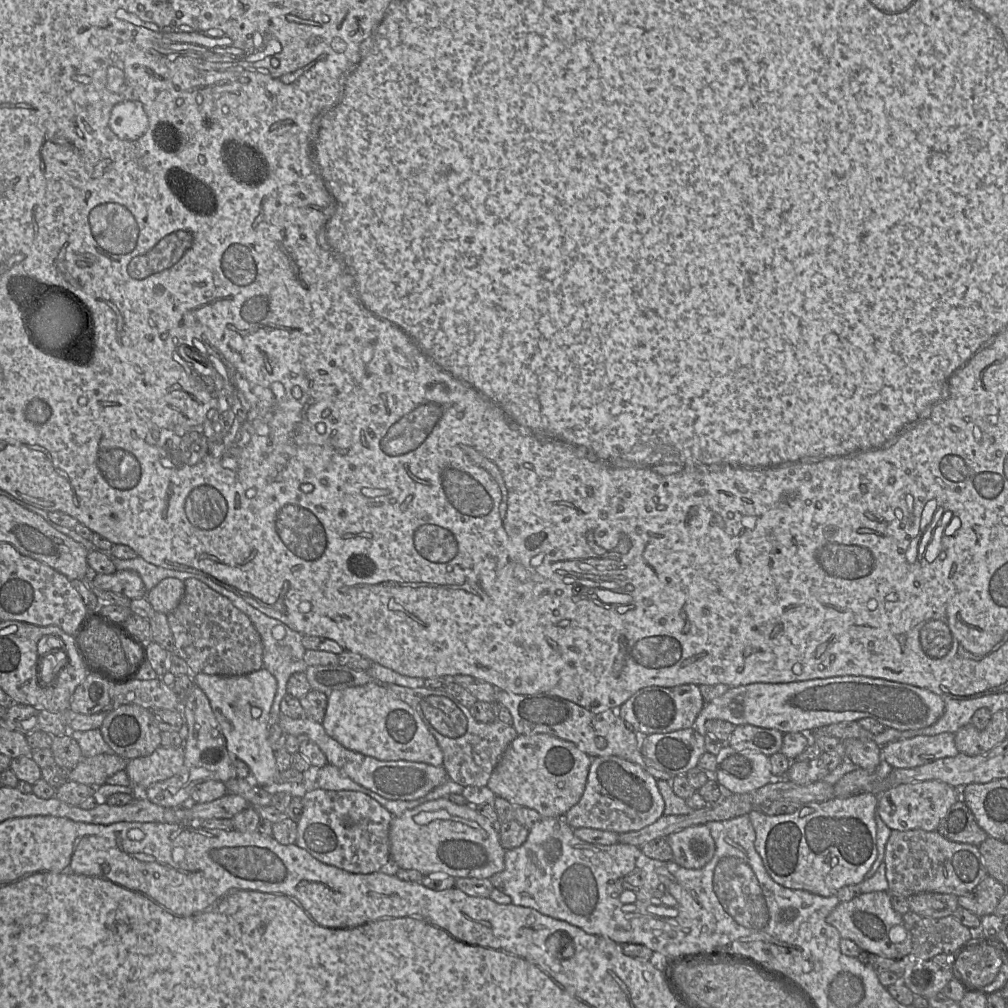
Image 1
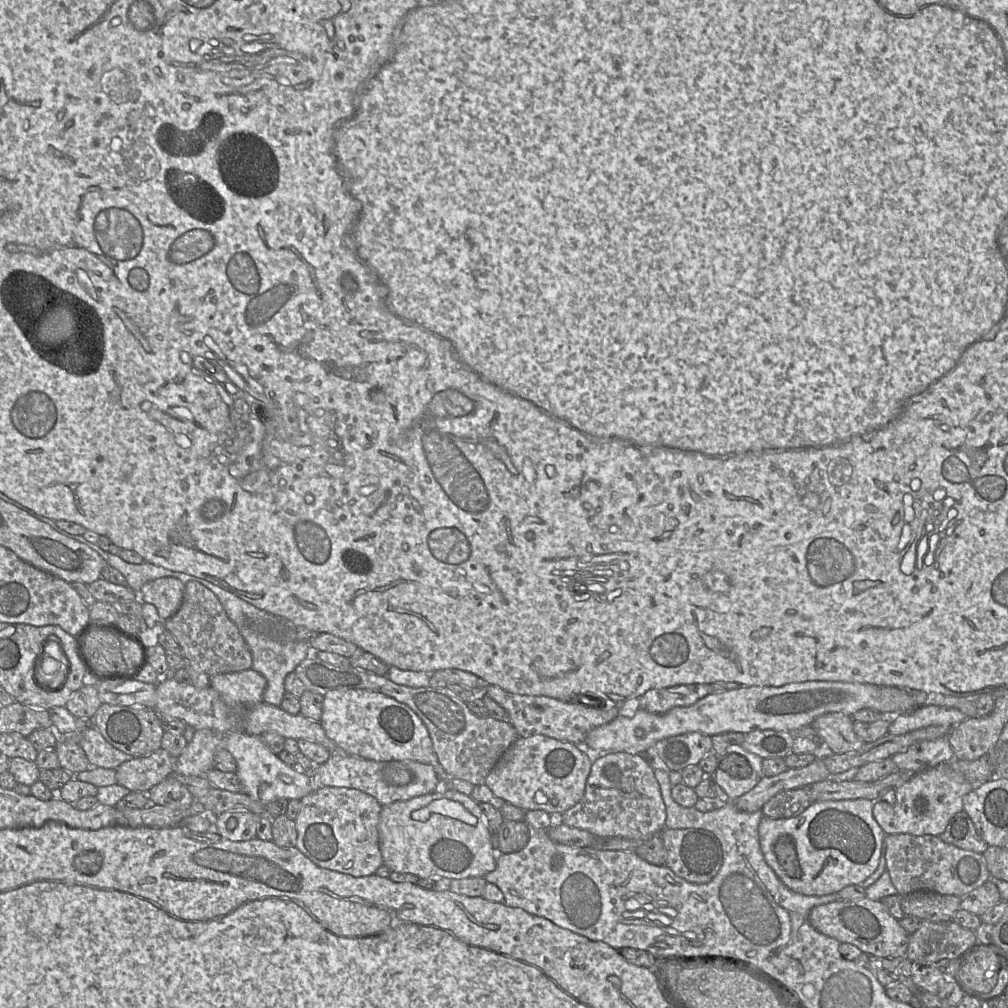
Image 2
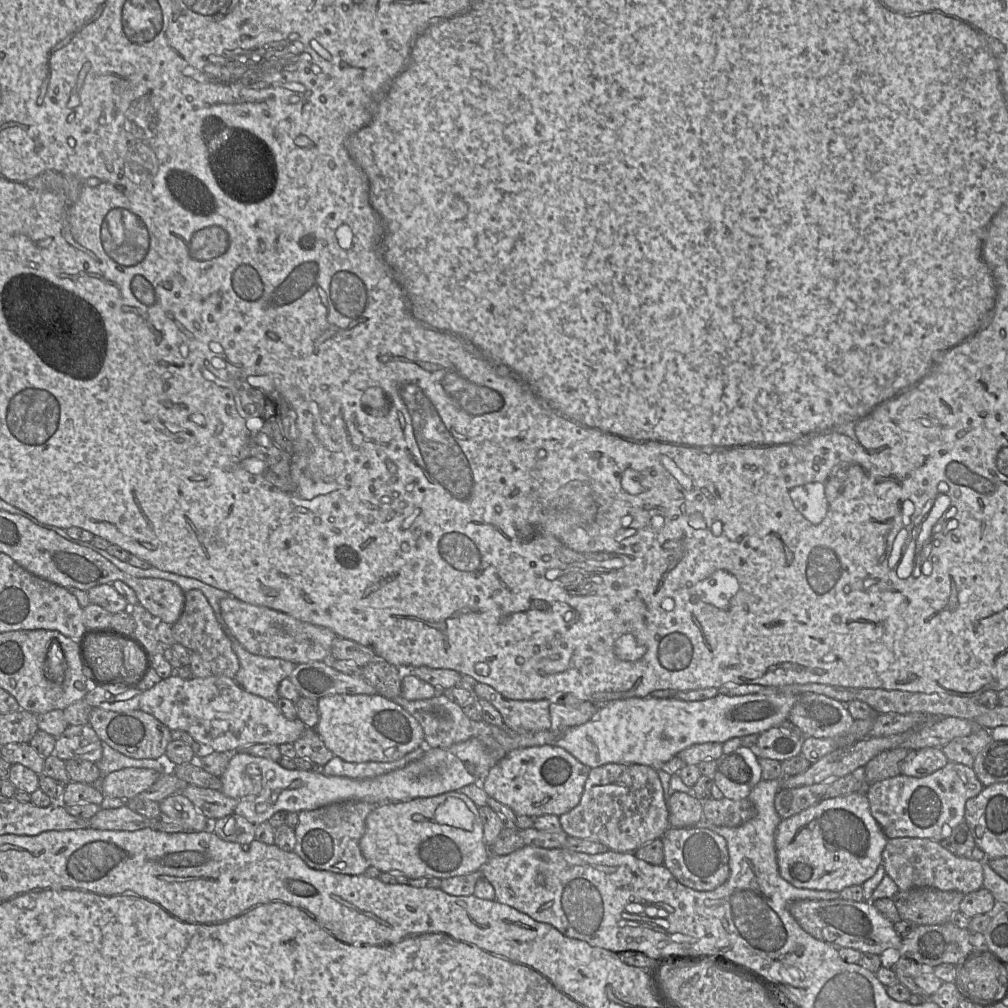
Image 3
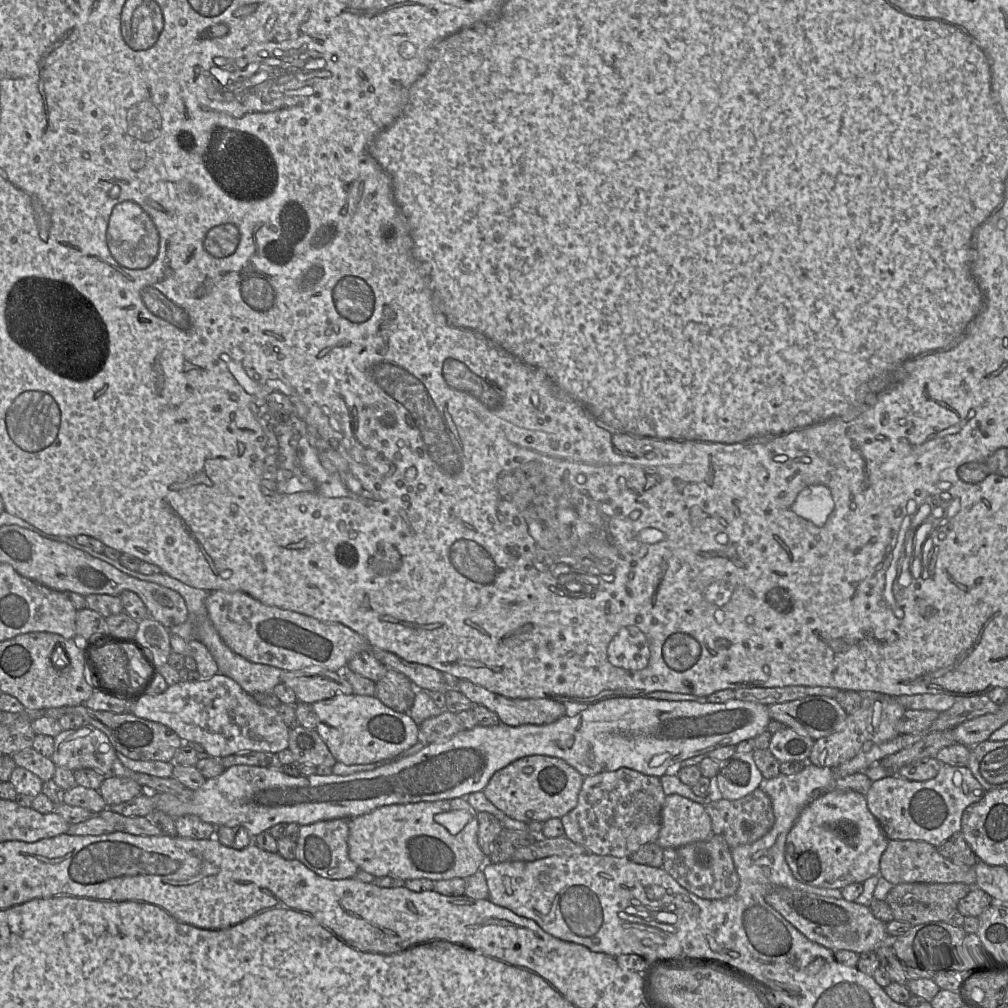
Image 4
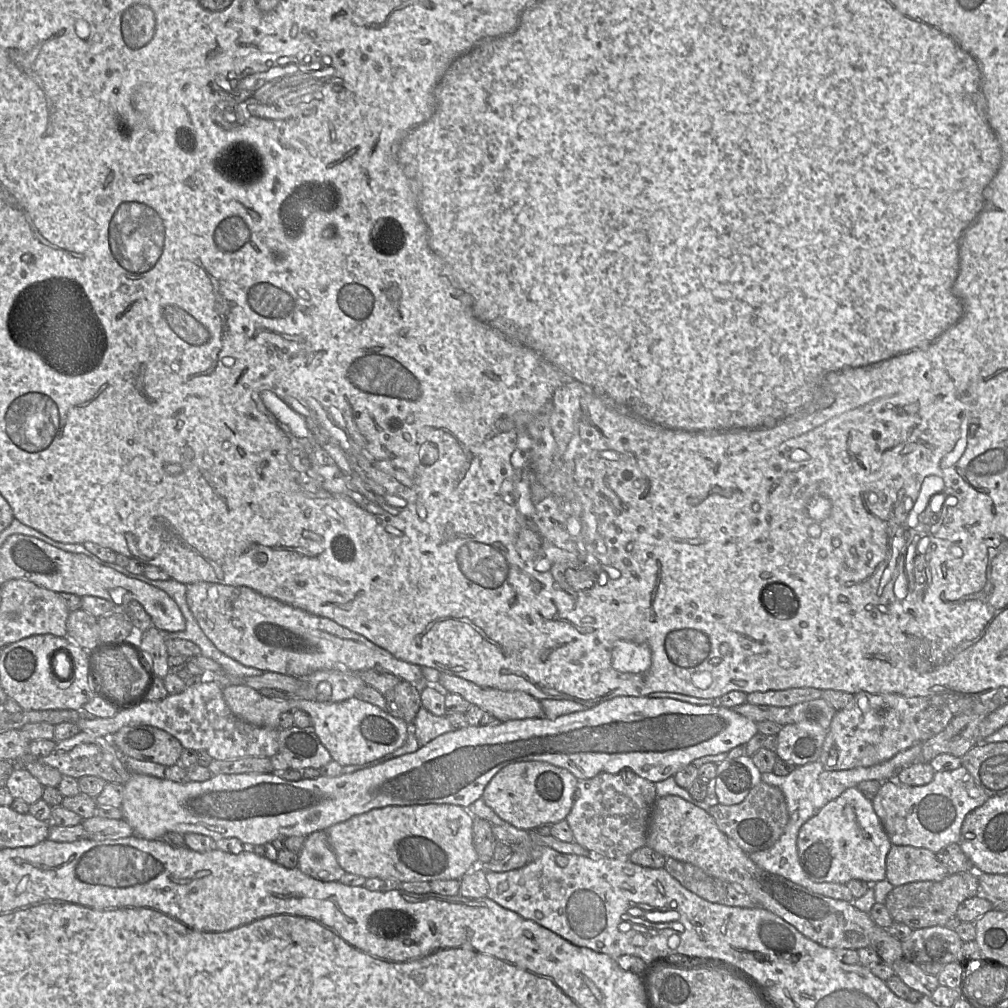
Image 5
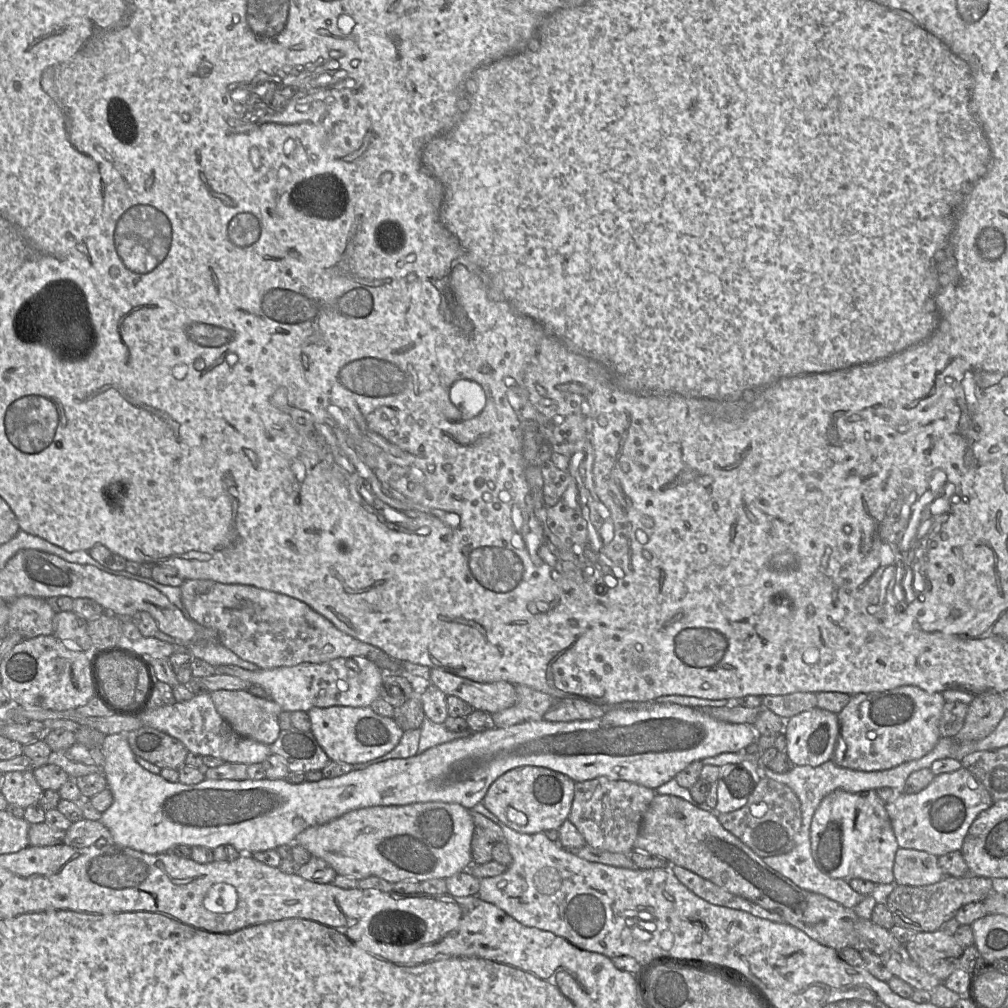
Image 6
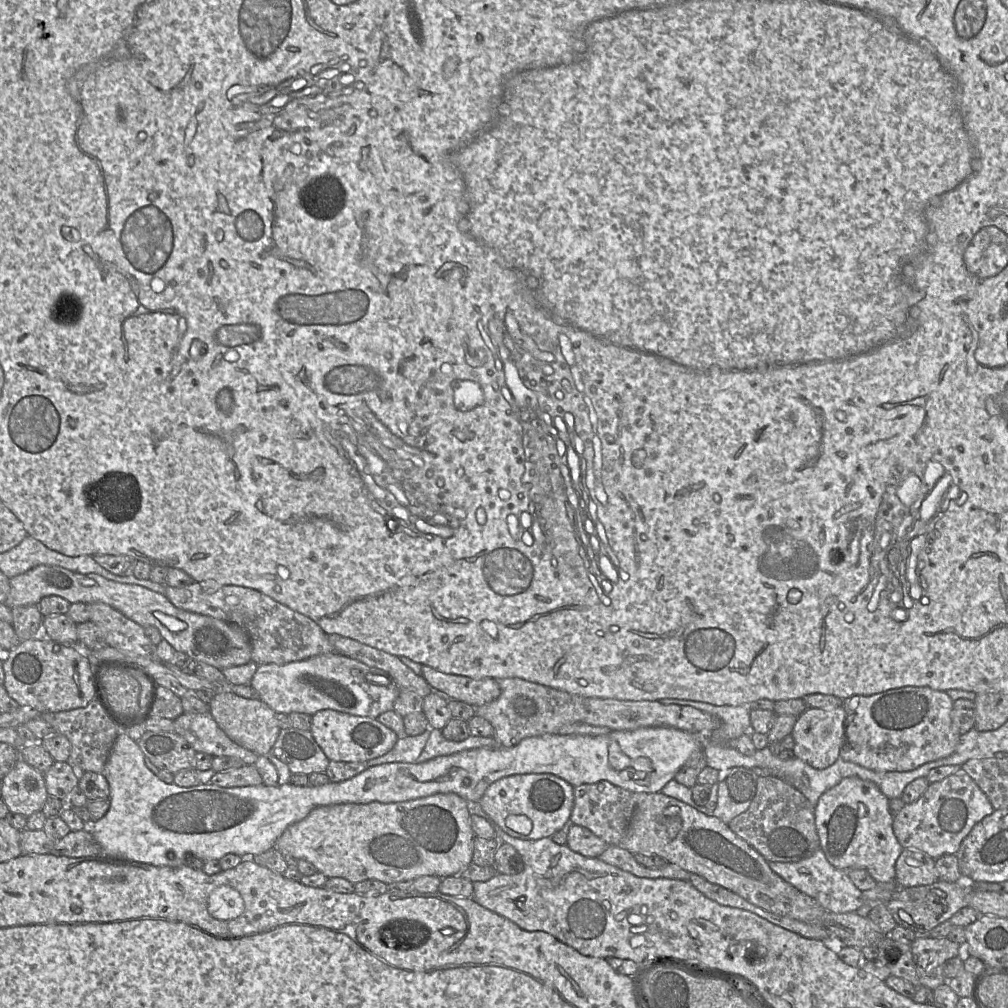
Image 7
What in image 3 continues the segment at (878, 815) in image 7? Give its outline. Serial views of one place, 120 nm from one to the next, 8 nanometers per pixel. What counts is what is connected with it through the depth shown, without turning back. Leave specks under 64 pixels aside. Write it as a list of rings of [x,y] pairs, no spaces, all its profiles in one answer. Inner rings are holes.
[[[864,792],[823,800],[800,813],[781,820],[775,835],[775,848],[780,875],[798,888],[840,892],[870,879],[882,863],[882,852],[888,838],[870,812]]]

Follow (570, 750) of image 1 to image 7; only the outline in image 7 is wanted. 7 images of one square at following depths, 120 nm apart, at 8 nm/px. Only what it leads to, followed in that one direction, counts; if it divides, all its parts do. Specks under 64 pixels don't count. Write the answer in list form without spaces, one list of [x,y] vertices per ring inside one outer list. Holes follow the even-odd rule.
[[[550,773],[515,774],[488,786],[479,800],[483,811],[507,834],[523,840],[551,837],[569,823],[573,786]]]

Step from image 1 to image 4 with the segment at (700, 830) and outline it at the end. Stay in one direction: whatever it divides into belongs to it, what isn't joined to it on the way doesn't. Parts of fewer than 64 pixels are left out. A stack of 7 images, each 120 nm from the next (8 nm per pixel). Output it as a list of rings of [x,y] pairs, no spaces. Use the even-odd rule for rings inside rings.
[[[717,835],[706,841],[690,843],[677,848],[663,849],[662,868],[683,888],[703,899],[724,899],[739,887],[731,847]]]

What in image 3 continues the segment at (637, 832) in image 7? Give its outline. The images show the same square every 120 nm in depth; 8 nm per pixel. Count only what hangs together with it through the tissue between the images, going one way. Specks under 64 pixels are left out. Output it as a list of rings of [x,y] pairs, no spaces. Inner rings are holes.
[[[671,792],[667,799],[669,826],[691,828],[703,819],[702,801],[684,792]],[[795,900],[789,904],[789,911],[798,924],[814,938],[838,948],[853,948],[861,953],[890,955],[899,950],[902,938],[894,924],[883,916],[872,901]]]

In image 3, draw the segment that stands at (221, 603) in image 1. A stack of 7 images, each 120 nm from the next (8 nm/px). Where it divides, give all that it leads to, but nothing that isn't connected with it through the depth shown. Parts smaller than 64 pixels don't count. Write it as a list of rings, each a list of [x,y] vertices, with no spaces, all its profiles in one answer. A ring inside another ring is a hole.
[[[198,589],[184,592],[184,607],[179,619],[172,625],[172,635],[176,643],[198,653],[208,663],[212,675],[234,678],[240,663],[232,648],[231,638],[218,622],[205,595]]]

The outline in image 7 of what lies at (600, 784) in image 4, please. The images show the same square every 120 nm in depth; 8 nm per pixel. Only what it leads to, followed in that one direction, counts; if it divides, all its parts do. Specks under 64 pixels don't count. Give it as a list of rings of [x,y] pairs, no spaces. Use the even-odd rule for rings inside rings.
[[[599,781],[573,787],[573,796],[574,804],[569,823],[587,828],[608,845],[619,845],[635,811],[640,794],[615,786],[608,781]]]

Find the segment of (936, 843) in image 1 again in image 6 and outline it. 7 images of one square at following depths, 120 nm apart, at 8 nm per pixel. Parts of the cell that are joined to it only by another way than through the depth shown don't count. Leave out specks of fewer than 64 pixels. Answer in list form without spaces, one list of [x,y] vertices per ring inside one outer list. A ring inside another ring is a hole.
[[[899,848],[893,866],[896,885],[927,886],[941,881],[945,874],[938,857],[925,851]]]

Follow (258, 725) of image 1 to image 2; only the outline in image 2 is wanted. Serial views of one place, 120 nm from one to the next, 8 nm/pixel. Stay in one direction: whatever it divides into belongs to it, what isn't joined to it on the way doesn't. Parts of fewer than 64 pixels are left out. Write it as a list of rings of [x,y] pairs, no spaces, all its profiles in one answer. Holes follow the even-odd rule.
[[[249,669],[213,676],[210,678],[210,686],[228,707],[242,717],[249,707],[263,702],[267,680],[260,673]],[[233,731],[223,738],[223,747],[237,763],[236,775],[243,786],[243,793],[263,806],[277,799],[301,800],[319,789],[312,778],[283,763],[266,747],[260,736]]]

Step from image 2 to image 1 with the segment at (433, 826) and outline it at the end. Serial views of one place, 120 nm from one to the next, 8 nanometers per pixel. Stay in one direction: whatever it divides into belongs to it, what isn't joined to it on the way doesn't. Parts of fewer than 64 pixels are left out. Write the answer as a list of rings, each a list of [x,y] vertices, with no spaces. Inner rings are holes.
[[[439,798],[425,802],[413,809],[406,810],[400,816],[393,817],[389,829],[390,857],[402,869],[413,869],[422,873],[423,876],[450,875],[454,878],[478,878],[489,879],[505,868],[505,849],[502,847],[499,839],[498,827],[492,824],[486,817],[479,814],[473,806],[457,805],[448,800],[448,798]]]

